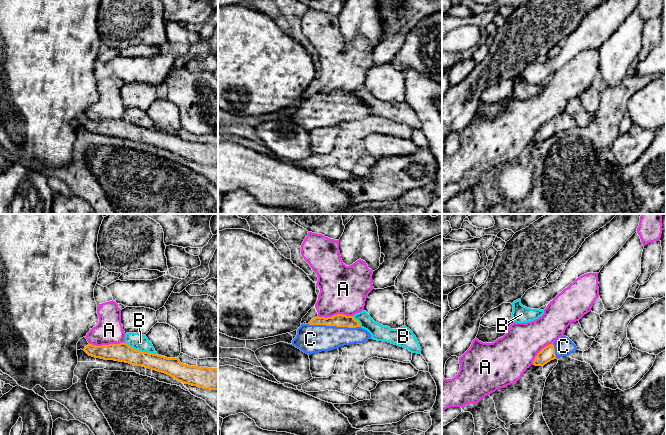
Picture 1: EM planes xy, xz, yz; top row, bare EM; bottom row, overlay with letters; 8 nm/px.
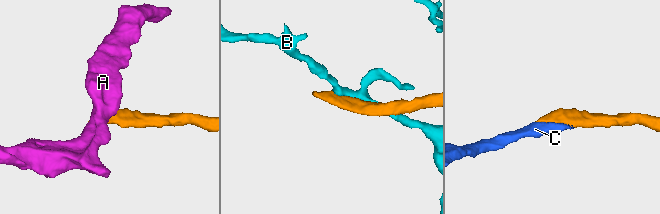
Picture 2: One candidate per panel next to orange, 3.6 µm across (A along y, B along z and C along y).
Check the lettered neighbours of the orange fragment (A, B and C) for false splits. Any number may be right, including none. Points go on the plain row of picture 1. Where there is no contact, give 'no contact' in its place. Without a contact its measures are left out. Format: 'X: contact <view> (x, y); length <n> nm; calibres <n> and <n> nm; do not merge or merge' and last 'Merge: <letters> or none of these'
A: contact xy (106, 121); length 280 nm; calibres 150 and 220 nm; do not merge
B: contact xy (140, 127); length 280 nm; calibres 150 and 130 nm; do not merge
C: contact xz (334, 101); length 420 nm; calibres 110 and 220 nm; merge
Merge: C

